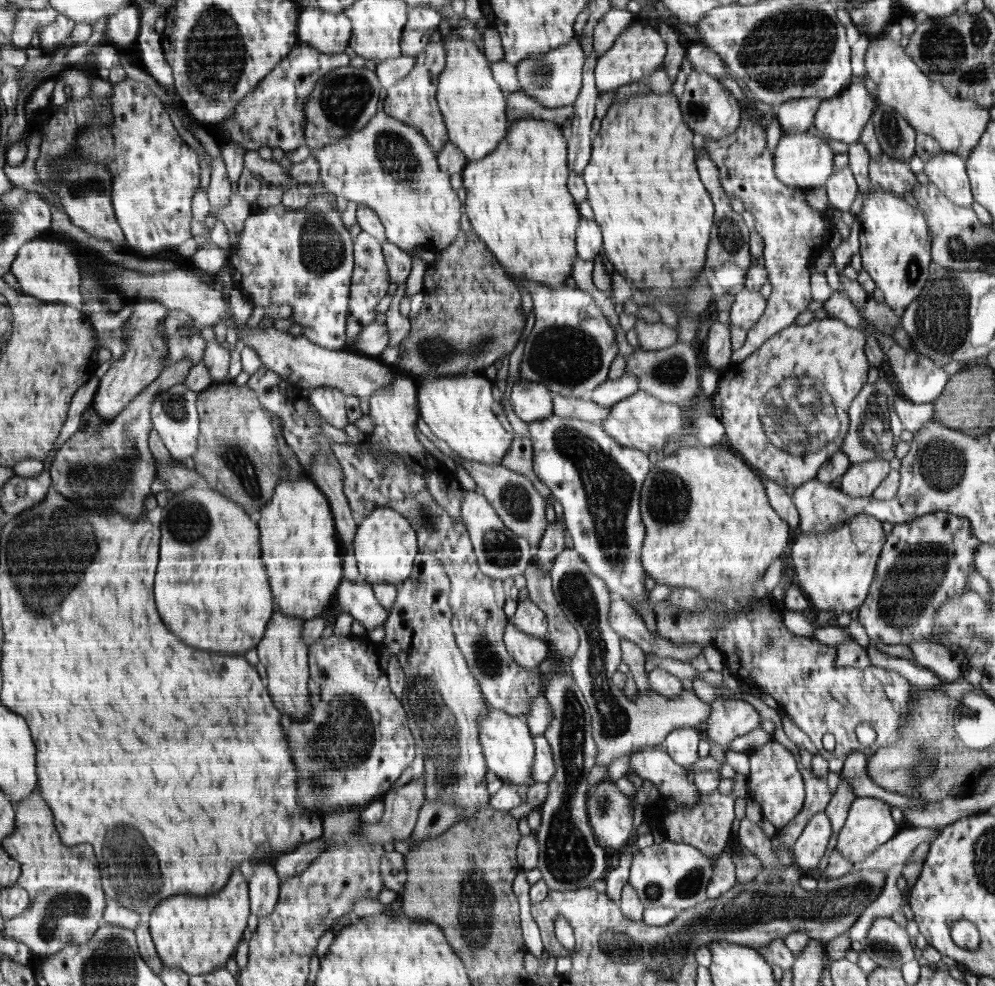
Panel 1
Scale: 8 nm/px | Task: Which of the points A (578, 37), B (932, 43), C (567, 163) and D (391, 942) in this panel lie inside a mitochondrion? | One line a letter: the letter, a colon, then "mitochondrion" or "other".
A: other
B: mitochondrion
C: other
D: other

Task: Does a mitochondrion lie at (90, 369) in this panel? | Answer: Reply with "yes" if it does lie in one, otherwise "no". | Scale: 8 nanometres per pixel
no

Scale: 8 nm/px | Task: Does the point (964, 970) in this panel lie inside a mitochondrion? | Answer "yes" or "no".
no

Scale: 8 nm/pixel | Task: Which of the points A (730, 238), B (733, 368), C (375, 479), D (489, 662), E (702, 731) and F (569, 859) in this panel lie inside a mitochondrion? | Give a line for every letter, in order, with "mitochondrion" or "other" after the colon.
A: mitochondrion
B: other
C: other
D: mitochondrion
E: other
F: mitochondrion

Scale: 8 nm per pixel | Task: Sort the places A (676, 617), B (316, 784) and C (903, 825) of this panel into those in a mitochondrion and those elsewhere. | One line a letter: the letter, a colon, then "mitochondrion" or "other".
A: other
B: other
C: other

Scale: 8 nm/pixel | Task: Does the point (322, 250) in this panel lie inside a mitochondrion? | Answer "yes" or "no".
yes

